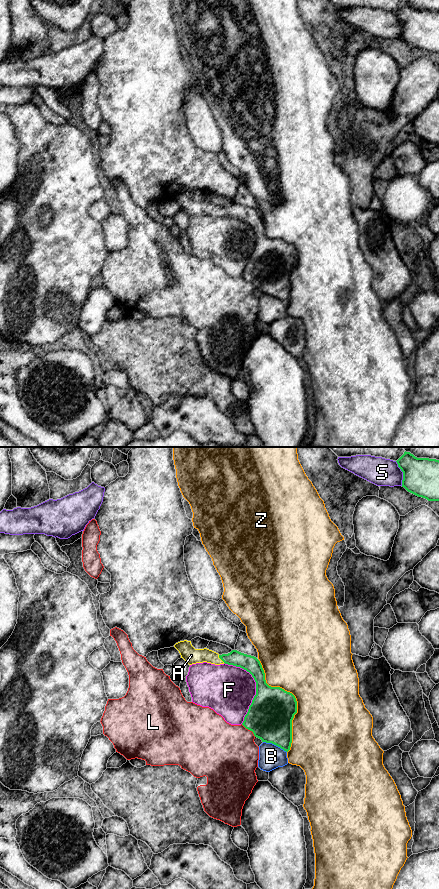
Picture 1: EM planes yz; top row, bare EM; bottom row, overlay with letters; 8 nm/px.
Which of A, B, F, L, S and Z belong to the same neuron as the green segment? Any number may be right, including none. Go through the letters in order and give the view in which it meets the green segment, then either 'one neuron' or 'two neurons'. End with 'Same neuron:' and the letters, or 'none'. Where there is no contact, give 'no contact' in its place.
A: yz | one neuron
B: yz | two neurons
F: yz | two neurons
L: yz | two neurons
S: yz | two neurons
Z: yz | two neurons
Same neuron: A

